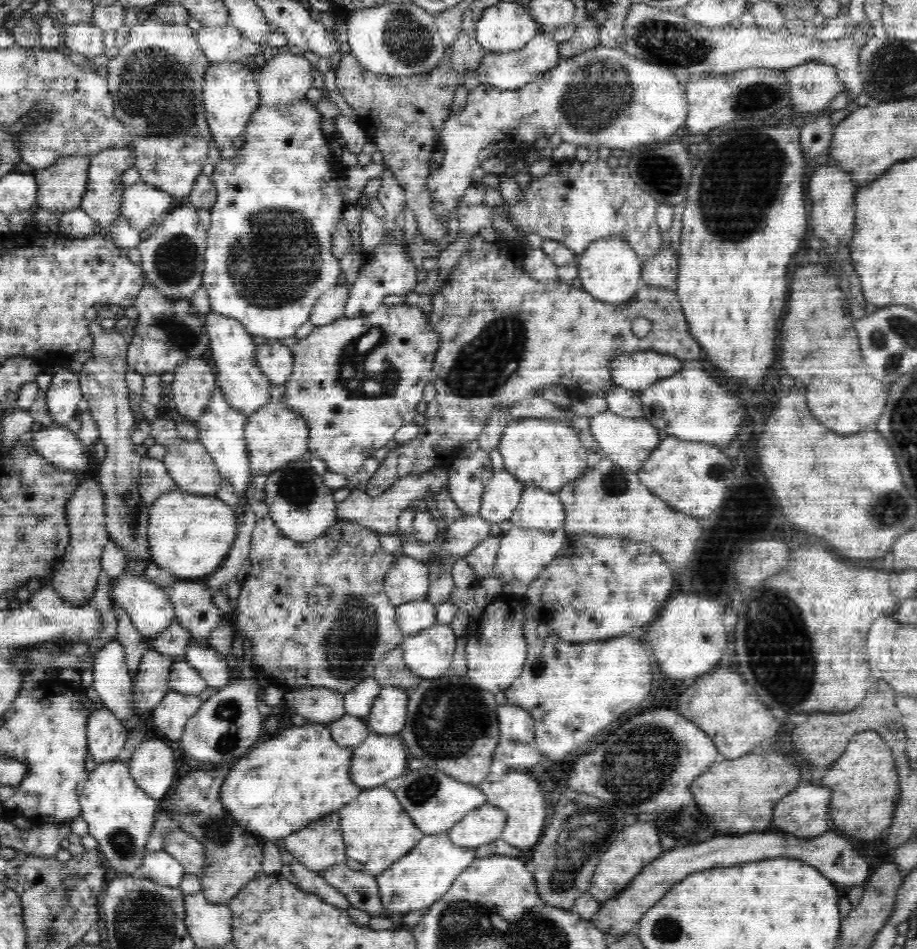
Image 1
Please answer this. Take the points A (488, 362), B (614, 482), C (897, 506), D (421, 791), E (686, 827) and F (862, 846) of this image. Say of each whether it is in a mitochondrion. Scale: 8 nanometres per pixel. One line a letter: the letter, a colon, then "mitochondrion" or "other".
A: mitochondrion
B: mitochondrion
C: mitochondrion
D: mitochondrion
E: mitochondrion
F: other

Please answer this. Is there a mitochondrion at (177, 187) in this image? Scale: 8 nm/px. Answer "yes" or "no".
no

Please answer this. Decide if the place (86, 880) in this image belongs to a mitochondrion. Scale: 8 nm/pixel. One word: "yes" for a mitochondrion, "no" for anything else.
no

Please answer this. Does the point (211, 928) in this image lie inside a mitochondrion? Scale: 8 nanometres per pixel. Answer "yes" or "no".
no

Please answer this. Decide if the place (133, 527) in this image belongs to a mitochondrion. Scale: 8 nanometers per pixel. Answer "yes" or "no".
yes

